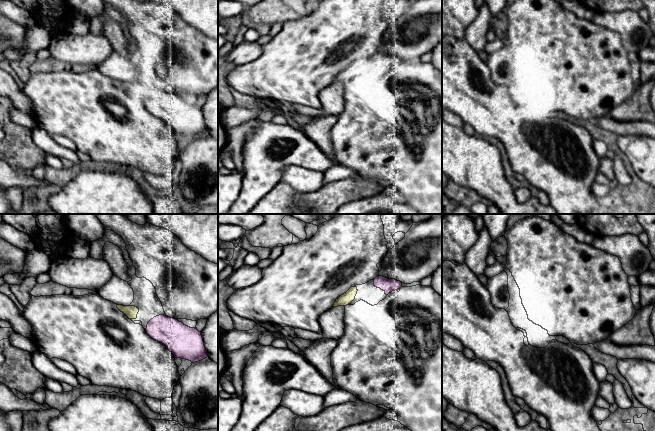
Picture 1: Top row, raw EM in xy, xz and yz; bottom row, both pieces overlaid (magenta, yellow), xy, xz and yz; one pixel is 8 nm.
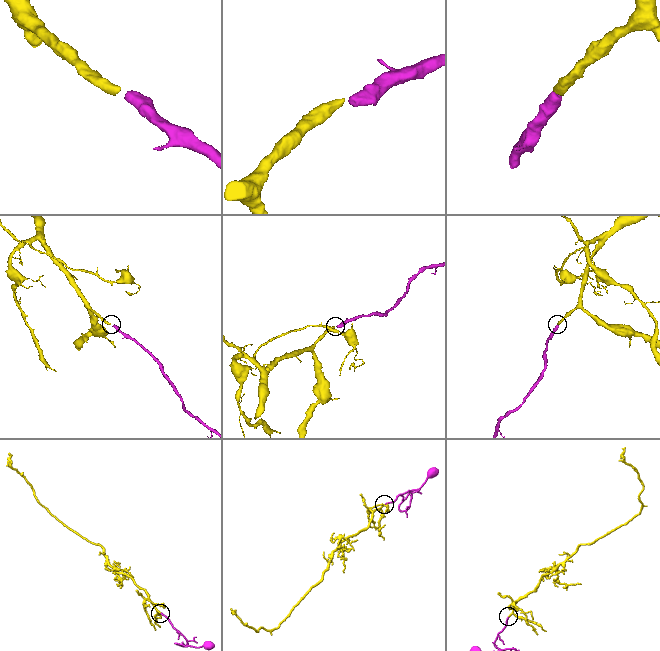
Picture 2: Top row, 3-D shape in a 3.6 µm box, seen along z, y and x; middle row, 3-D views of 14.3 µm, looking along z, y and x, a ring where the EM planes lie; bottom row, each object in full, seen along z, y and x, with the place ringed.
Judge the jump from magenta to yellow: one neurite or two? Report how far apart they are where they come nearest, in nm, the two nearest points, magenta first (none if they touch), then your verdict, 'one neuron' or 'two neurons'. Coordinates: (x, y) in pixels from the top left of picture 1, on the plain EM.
100 nm | xy (148, 98), (136, 93) | one neuron

